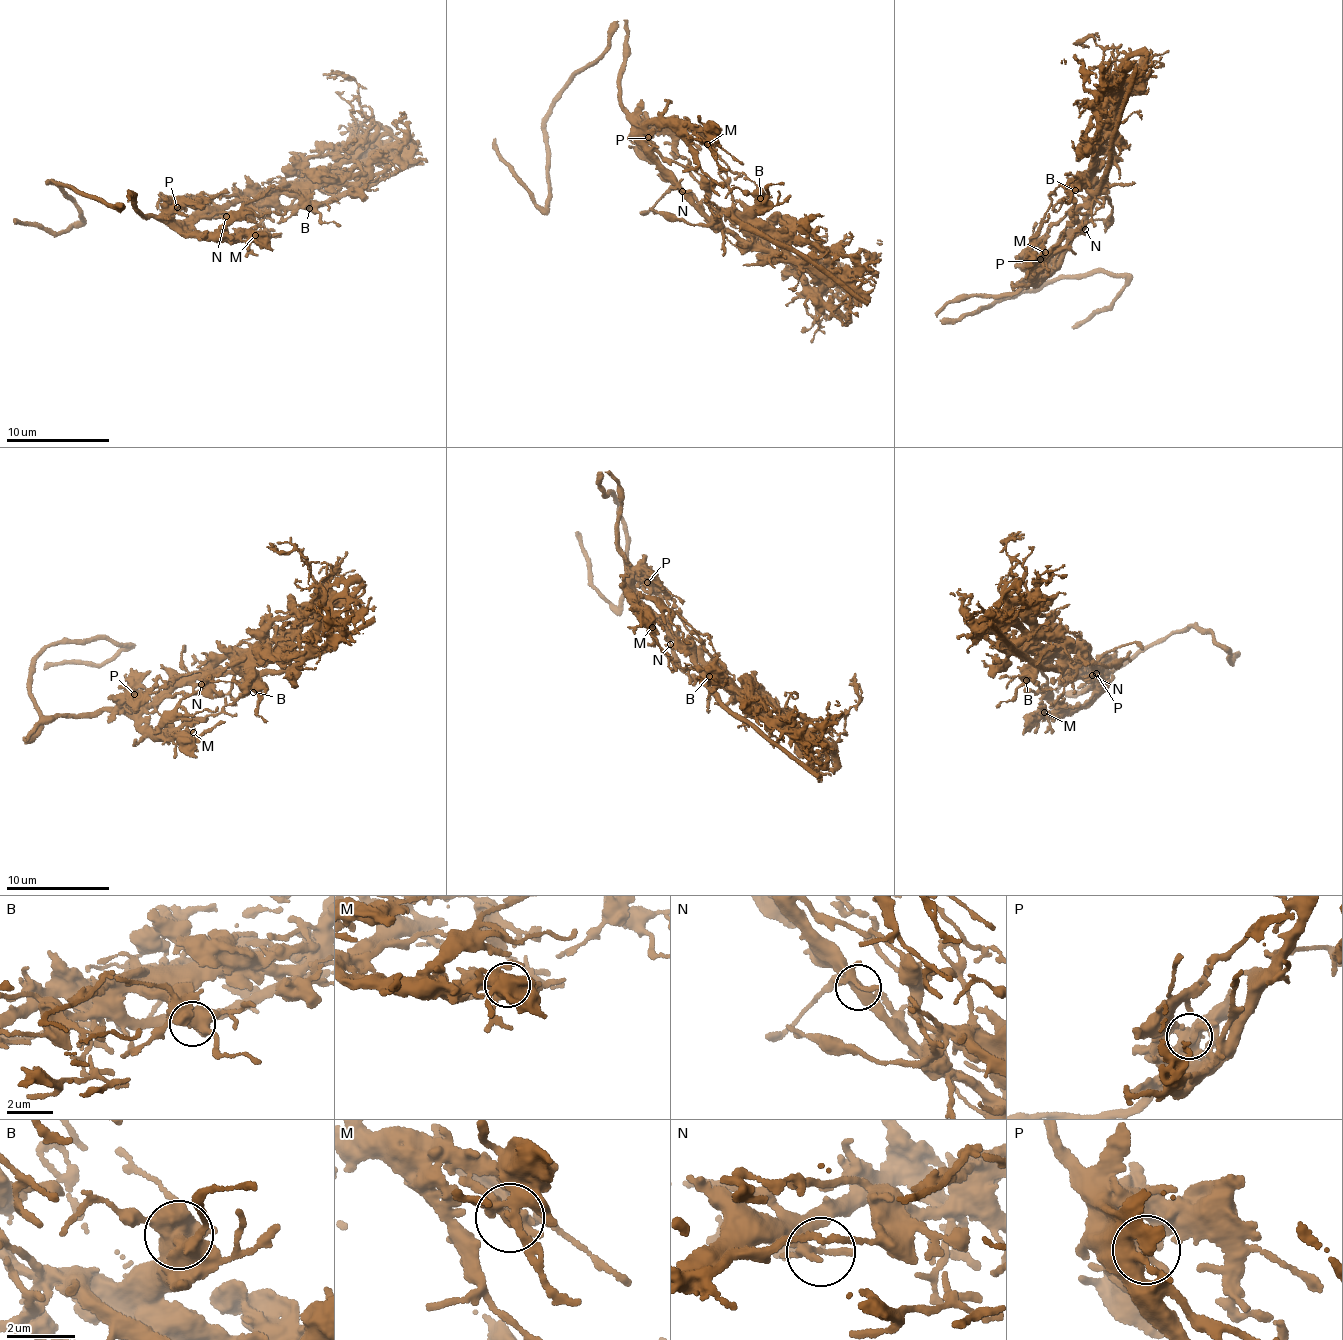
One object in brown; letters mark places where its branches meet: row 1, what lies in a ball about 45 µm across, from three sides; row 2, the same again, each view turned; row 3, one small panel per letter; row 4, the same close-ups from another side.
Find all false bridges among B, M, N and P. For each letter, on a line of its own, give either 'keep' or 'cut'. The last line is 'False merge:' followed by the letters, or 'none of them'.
B: keep
M: keep
N: cut
P: keep
False merge: N

